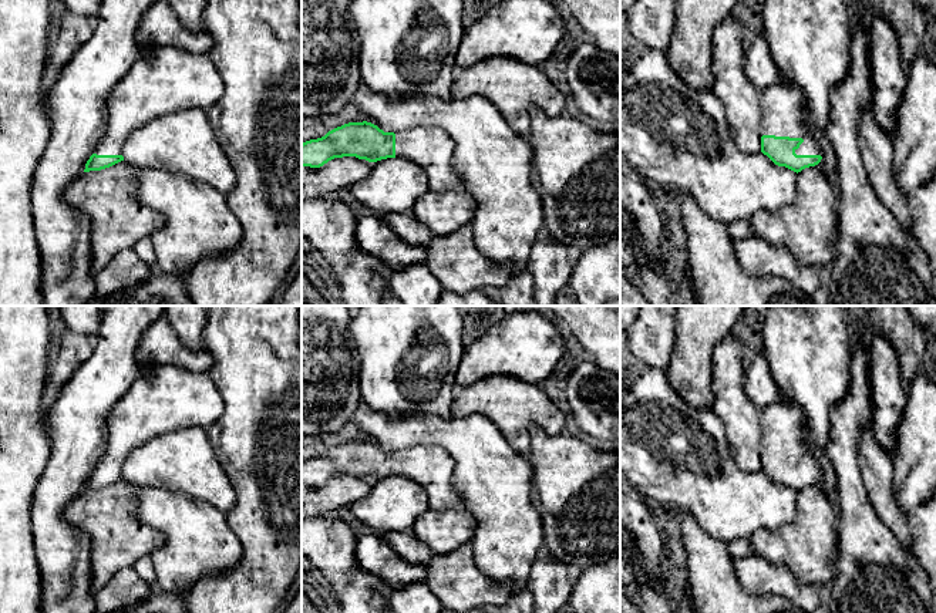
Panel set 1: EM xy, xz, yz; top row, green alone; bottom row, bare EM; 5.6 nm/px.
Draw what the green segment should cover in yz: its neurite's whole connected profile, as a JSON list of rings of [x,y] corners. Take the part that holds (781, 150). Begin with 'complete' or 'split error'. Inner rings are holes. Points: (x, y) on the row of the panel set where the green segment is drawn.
split error; [[[764,34],[747,50],[744,70],[761,92],[761,152],[797,174],[818,165],[822,151],[805,119],[805,94],[781,78]]]

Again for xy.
split error; [[[166,0],[144,13],[137,40],[151,53],[141,55],[112,88],[105,137],[84,172],[124,161],[129,135],[147,122],[181,110],[206,111],[223,95],[223,82],[208,55],[212,37],[203,27],[186,30]]]

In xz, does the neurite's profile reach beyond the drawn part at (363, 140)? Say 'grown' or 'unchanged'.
grown

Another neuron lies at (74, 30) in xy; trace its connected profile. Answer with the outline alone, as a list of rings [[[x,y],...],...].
[[[65,11],[60,27],[53,34],[48,63],[61,70],[77,50],[91,38],[94,30],[95,18]]]

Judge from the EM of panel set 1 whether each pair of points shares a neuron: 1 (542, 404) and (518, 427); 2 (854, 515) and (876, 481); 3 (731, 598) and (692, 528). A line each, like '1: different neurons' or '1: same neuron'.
1: same neuron
2: different neurons
3: same neuron

